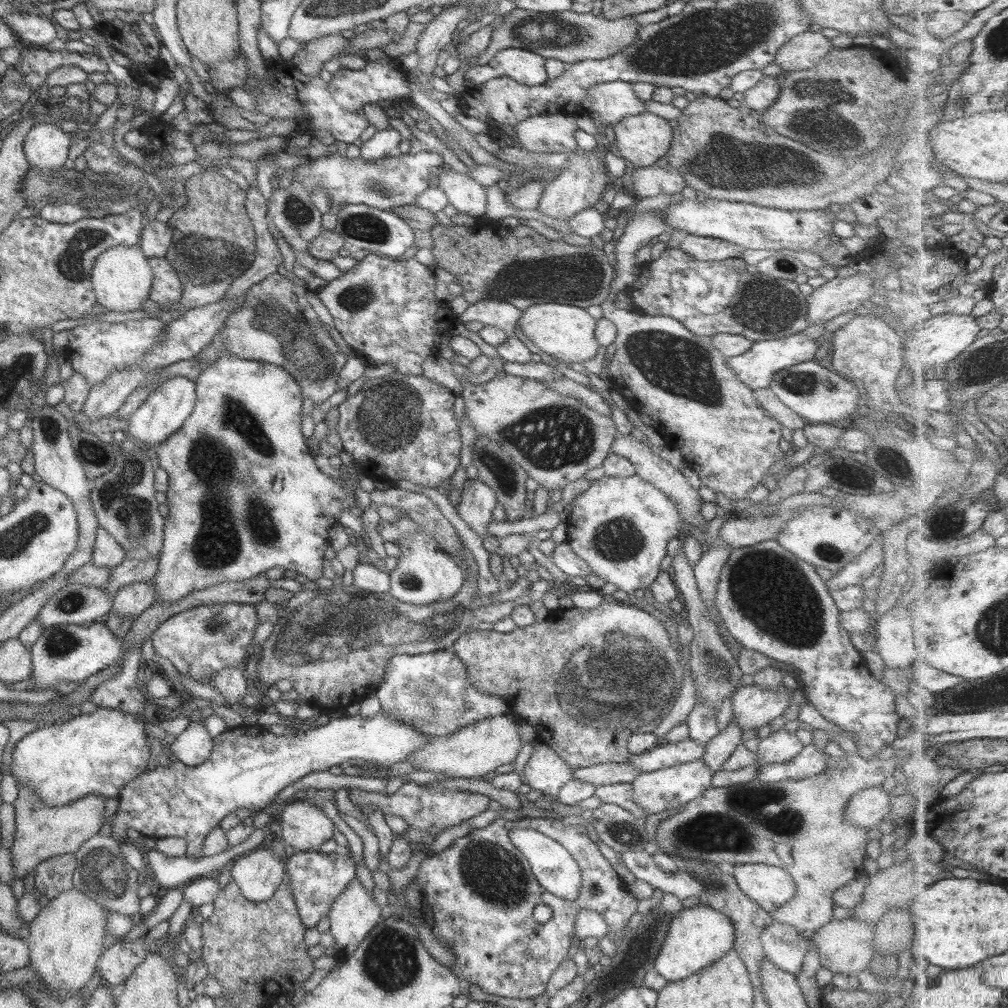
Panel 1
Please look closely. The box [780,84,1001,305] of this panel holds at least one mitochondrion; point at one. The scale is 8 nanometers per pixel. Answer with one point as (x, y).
(965, 97)

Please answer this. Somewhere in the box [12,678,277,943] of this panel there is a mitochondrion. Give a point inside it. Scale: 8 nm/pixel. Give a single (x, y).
(100, 874)

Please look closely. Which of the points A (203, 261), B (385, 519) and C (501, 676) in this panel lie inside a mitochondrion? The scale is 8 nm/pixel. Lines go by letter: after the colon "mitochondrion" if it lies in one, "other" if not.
A: mitochondrion
B: other
C: other

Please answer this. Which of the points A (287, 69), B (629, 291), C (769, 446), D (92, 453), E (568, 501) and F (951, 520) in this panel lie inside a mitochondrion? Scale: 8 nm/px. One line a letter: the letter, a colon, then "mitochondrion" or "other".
A: other
B: other
C: other
D: mitochondrion
E: other
F: mitochondrion

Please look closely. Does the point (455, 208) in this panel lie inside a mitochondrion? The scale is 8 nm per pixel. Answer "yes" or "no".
no

